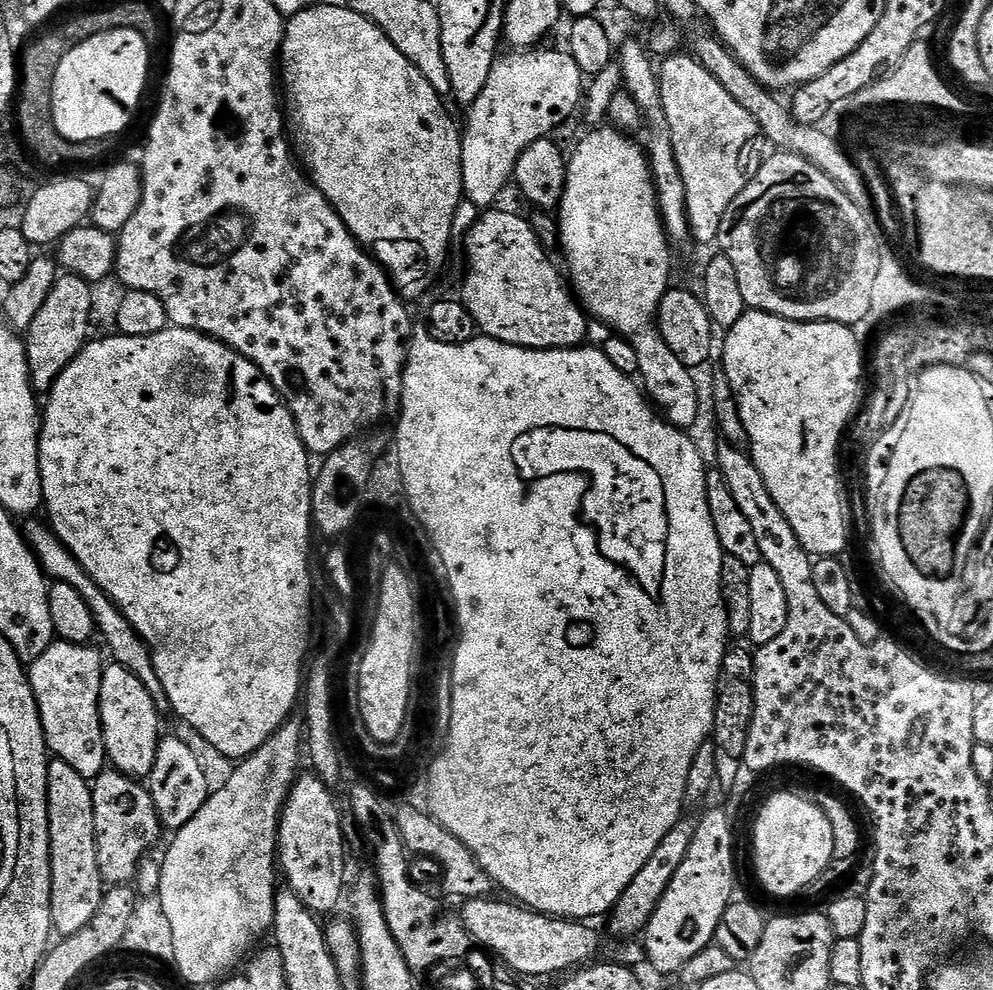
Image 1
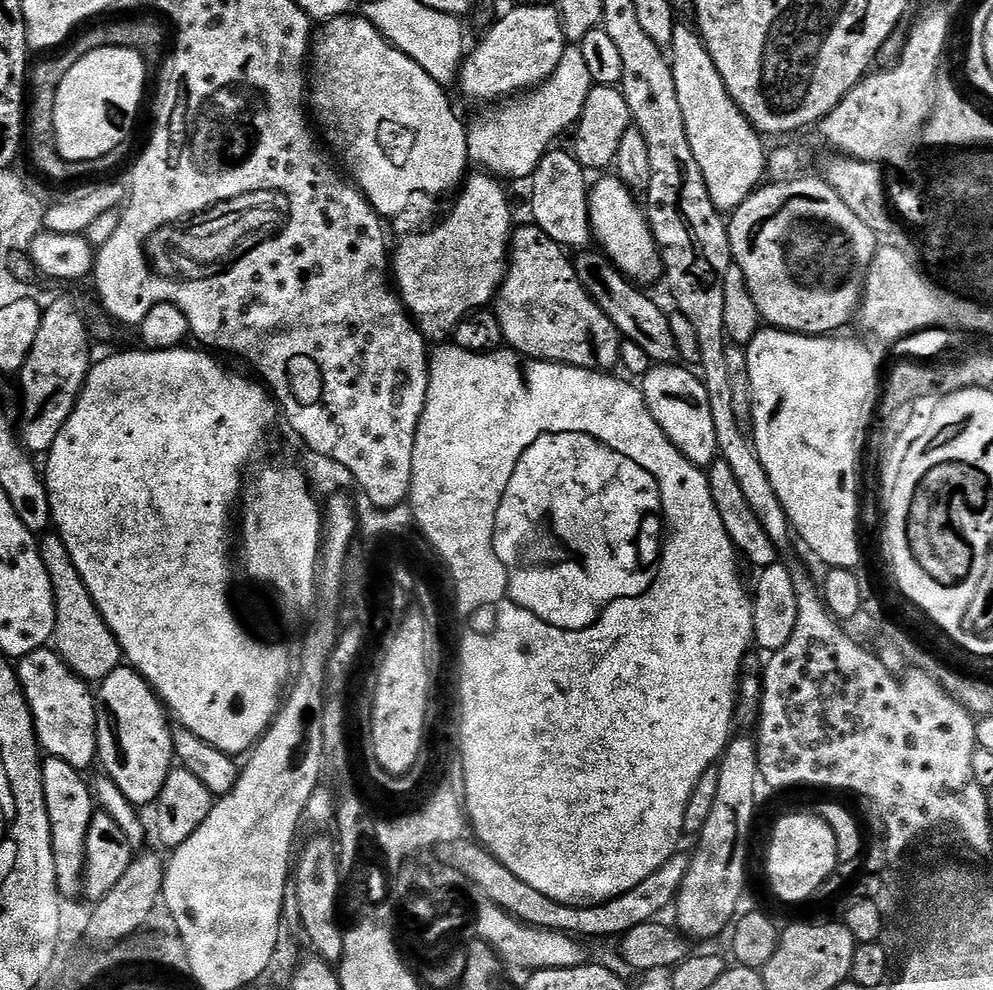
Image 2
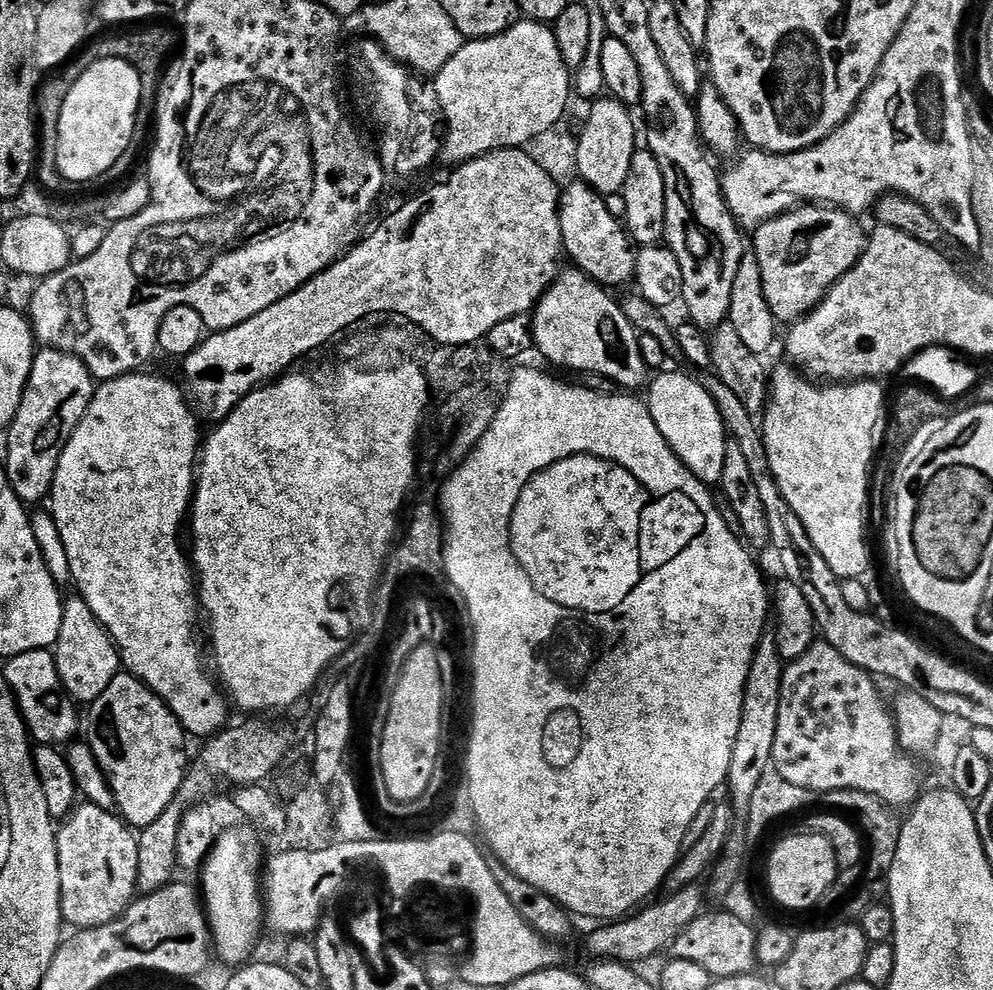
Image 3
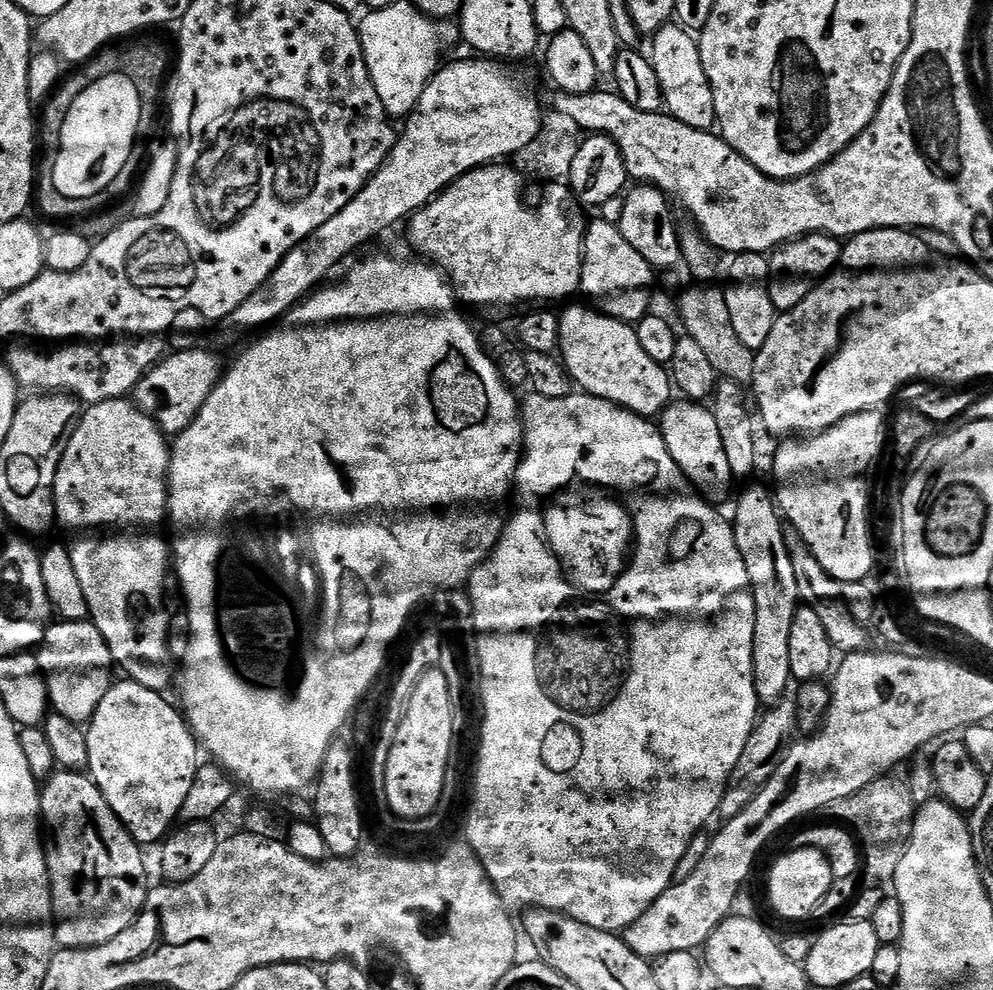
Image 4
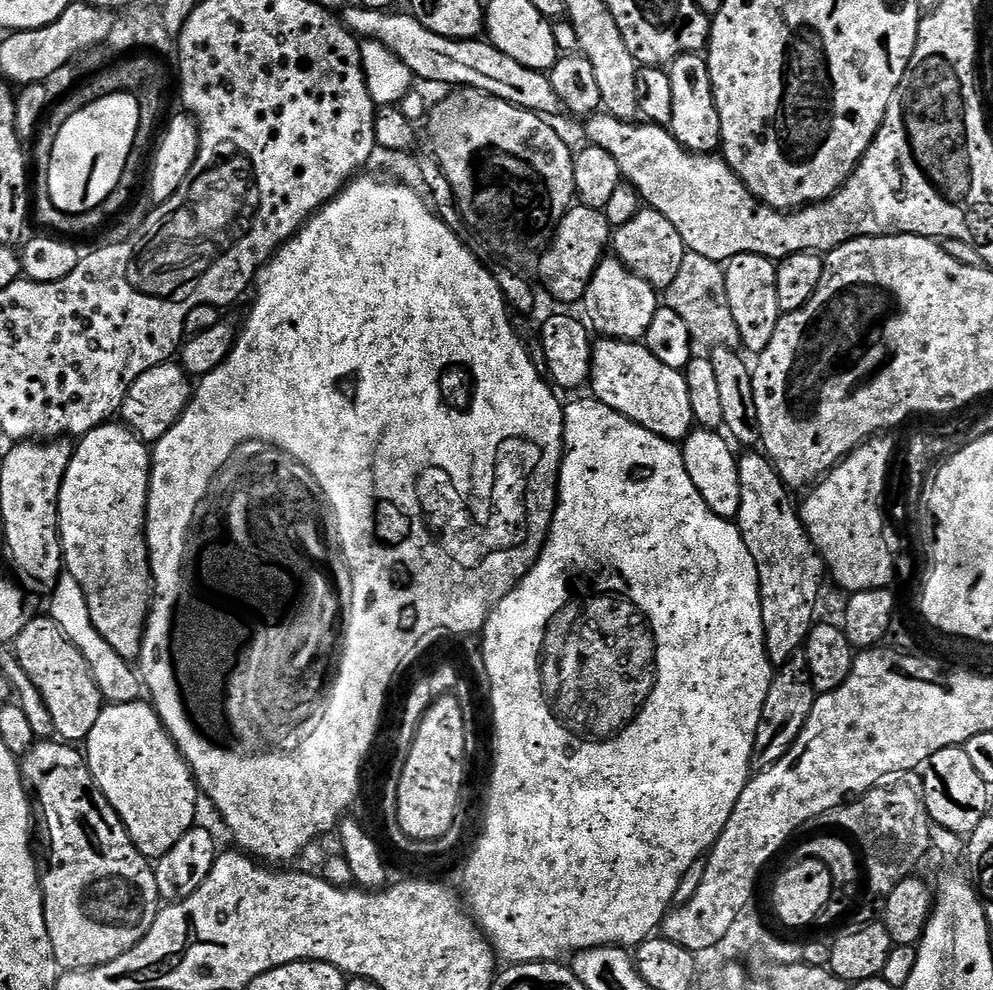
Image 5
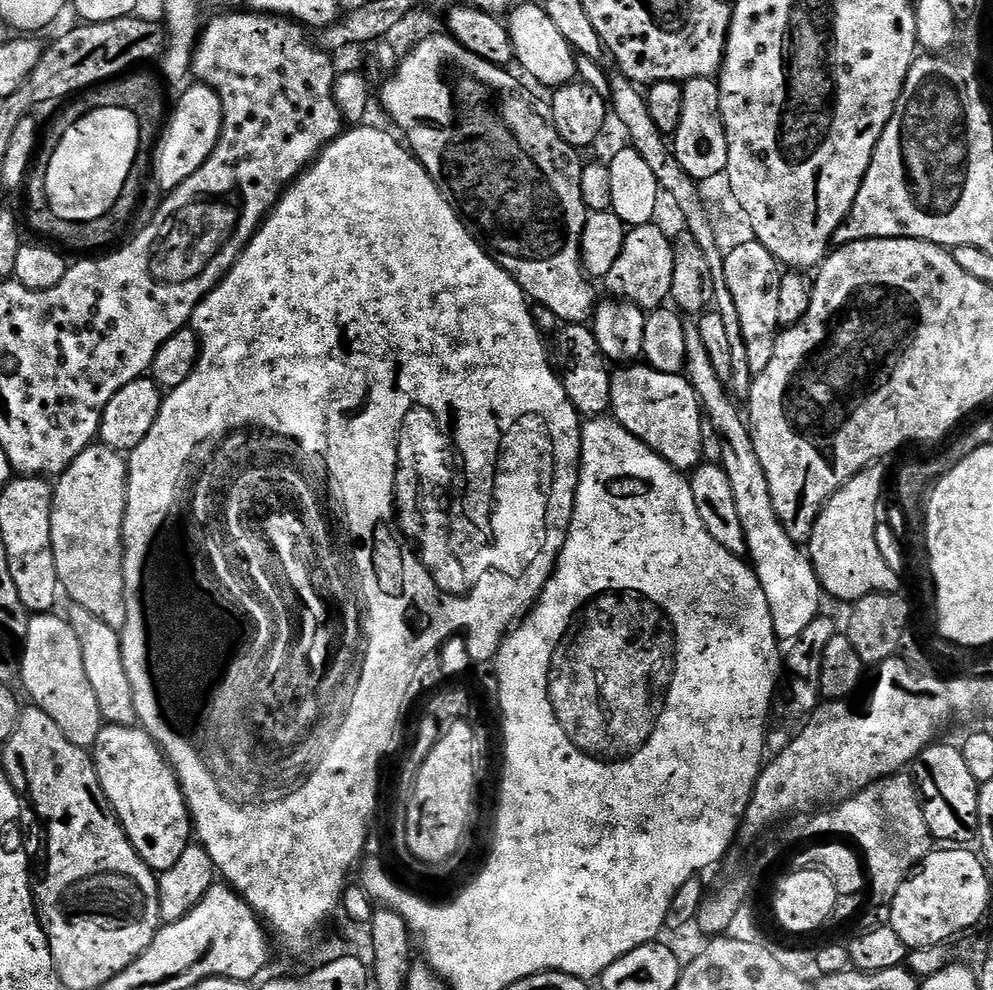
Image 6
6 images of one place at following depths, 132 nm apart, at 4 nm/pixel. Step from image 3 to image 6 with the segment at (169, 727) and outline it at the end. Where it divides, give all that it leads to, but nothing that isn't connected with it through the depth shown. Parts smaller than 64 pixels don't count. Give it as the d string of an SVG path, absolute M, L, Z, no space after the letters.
M109 724L101 728L94 745L94 759L98 782L112 804L116 817L120 819L120 825L130 838L134 850L153 872L159 874L170 870L194 840L192 814L188 811L175 769L165 759L158 745L151 740L150 735L139 726L123 728L117 724Z

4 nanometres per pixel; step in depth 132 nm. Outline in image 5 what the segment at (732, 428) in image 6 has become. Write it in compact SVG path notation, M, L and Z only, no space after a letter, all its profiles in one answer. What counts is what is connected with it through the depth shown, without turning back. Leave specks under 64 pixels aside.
M756 450L745 451L743 455L738 460L738 478L742 494L738 527L750 554L754 554L754 566L758 566L766 654L773 666L781 666L803 649L808 632L817 619L816 603L820 600L820 579L826 576L826 565L812 545L804 523L800 521L797 505L792 505L792 500L788 497L789 489L781 482L771 460Z

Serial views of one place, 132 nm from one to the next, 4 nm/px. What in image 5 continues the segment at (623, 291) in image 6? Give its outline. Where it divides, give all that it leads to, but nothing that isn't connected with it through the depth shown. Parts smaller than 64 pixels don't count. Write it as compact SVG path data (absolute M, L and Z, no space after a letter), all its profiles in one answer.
M647 206L641 207L625 225L613 231L610 248L615 259L624 263L638 278L646 278L646 282L657 290L668 288L670 282L674 282L686 251L682 234L678 234L662 214Z

